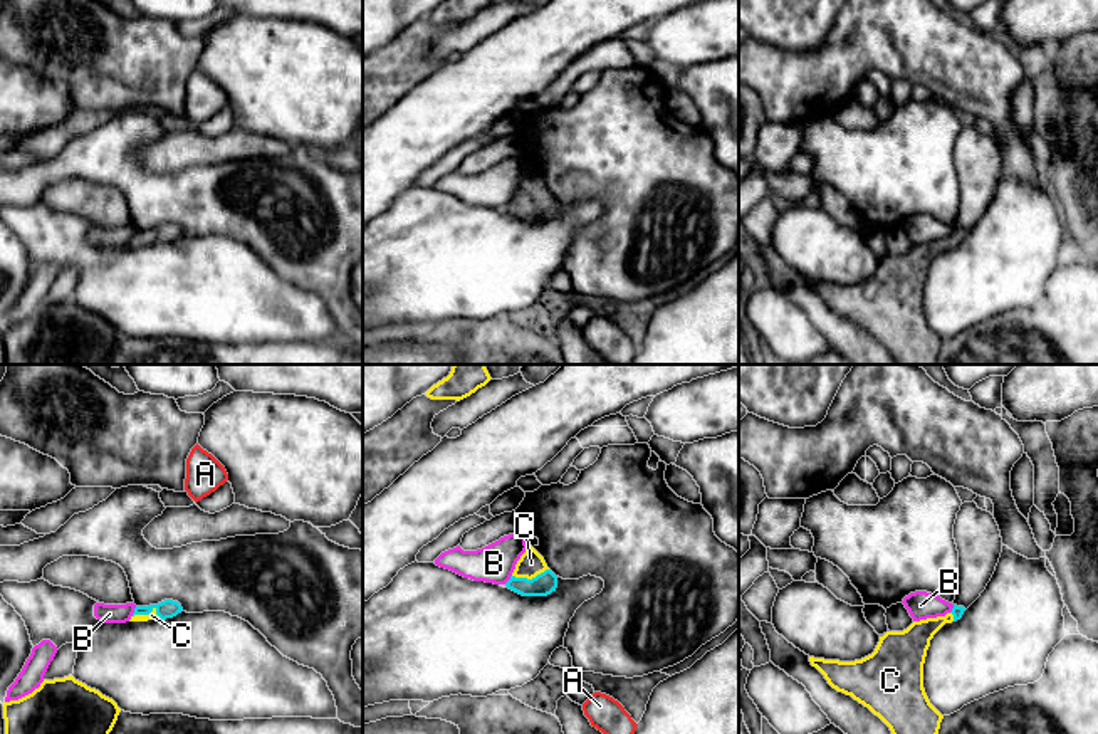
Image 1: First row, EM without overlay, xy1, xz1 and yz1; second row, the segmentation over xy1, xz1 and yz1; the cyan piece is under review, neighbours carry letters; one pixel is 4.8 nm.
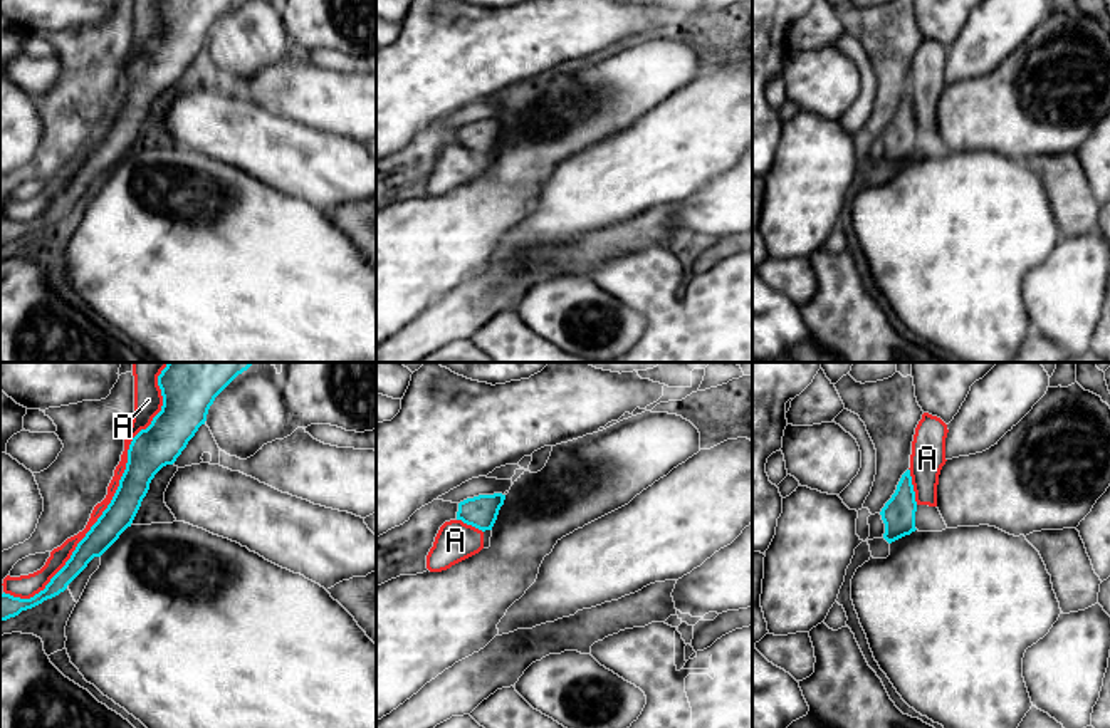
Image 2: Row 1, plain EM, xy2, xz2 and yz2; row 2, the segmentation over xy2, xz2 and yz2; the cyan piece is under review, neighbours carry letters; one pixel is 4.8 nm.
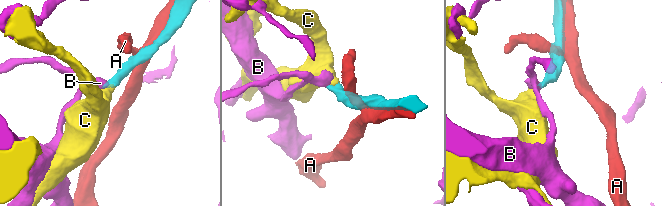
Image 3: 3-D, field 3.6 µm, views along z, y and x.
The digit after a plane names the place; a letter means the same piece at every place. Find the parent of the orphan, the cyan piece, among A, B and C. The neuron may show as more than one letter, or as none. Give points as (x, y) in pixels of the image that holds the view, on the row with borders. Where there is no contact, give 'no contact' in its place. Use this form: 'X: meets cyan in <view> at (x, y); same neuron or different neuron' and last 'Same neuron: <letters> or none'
A: meets cyan in xy2 at (115, 494); different neuron
B: meets cyan in xy1 at (135, 612); different neuron
C: meets cyan in xz1 at (529, 580); same neuron
Same neuron: C

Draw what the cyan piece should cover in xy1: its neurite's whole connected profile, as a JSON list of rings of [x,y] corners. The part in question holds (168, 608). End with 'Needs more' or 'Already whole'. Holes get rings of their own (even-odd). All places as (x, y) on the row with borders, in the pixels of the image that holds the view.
[[[165,600],[158,605],[136,606],[129,621],[148,621],[156,618],[166,620],[176,616],[181,611],[183,608],[178,601]]]. Needs more

